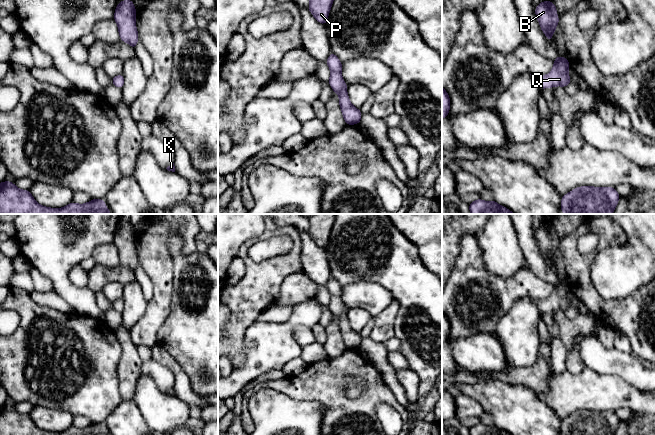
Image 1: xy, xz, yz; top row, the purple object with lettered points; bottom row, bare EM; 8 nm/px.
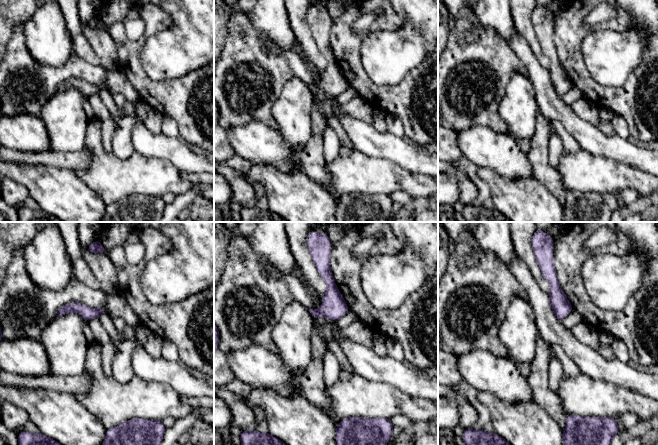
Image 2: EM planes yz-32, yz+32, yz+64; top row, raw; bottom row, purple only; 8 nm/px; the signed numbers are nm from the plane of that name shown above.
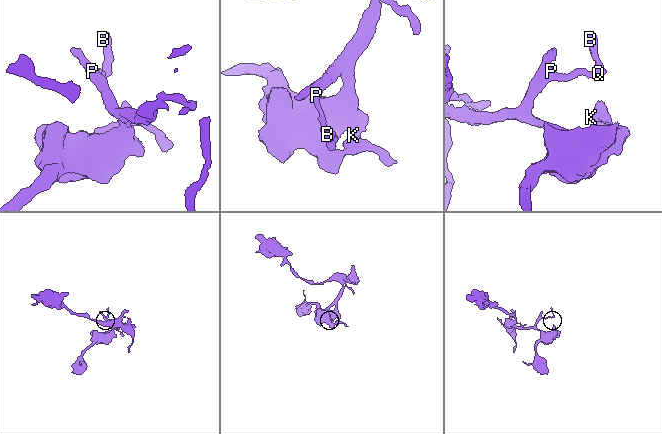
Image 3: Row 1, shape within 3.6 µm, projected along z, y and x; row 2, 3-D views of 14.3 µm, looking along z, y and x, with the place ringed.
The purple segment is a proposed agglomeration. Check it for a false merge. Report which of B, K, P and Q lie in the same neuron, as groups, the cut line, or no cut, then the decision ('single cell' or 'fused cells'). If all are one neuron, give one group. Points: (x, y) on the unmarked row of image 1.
B K P Q | no cut | single cell

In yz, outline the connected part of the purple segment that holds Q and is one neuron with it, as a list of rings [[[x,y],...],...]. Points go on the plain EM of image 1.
[[[557,280],[554,284],[554,290],[551,296],[547,299],[532,299],[537,309],[542,313],[553,312],[555,310],[566,311],[571,307],[571,302],[568,298],[570,287],[567,282]]]

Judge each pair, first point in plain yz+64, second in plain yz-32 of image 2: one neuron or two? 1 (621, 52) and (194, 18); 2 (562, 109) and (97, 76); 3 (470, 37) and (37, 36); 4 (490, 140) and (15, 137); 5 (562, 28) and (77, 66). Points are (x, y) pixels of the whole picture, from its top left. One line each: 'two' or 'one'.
1: one
2: two
3: two
4: one
5: two

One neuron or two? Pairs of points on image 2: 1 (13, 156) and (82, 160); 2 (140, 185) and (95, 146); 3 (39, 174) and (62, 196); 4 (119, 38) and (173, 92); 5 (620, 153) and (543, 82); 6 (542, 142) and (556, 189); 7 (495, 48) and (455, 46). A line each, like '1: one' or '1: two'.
1: one
2: one
3: one
4: one
5: one
6: one
7: one

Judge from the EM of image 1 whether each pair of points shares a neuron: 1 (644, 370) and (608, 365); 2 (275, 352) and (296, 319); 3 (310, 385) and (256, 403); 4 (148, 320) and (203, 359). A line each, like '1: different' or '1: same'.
1: same
2: same
3: different
4: different

